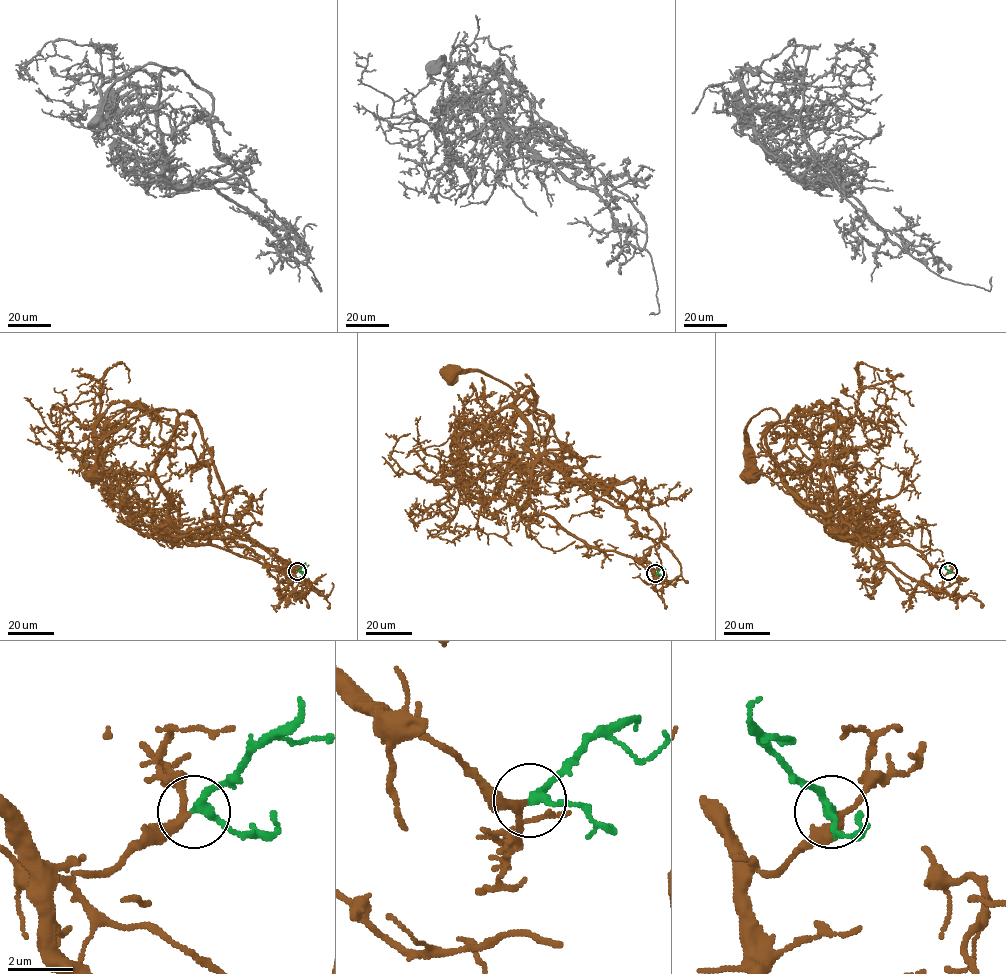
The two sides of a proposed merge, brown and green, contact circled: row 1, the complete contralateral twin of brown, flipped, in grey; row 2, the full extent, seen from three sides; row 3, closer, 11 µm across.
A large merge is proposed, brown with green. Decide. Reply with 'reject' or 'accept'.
accept

